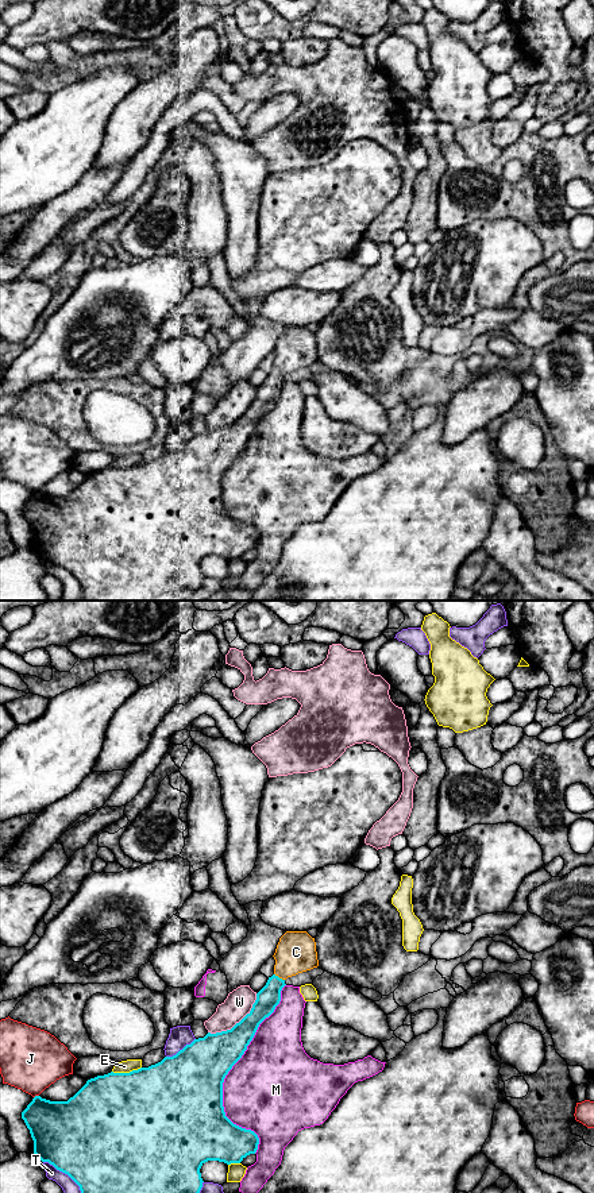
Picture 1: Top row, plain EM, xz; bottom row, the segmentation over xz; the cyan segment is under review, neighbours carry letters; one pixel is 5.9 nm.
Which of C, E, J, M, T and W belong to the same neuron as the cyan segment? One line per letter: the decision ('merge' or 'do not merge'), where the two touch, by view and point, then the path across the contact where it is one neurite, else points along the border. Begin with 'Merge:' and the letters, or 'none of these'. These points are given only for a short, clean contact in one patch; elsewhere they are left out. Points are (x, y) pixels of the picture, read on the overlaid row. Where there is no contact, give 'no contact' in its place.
Merge: C
C: merge; meets cyan in xz at (278, 977); runs through xz (269, 996), (278, 977), (296, 952)
E: do not merge; meets cyan in xz at (126, 1073)
J: do not merge; meets cyan in xz at (35, 1096)
M: do not merge; meets cyan in xz at (227, 1073)
T: do not merge; meets cyan in xz at (64, 1172)
W: do not merge; meets cyan in xz at (236, 1023)

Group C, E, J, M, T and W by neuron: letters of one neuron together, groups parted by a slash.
C / E / J / M / T / W

